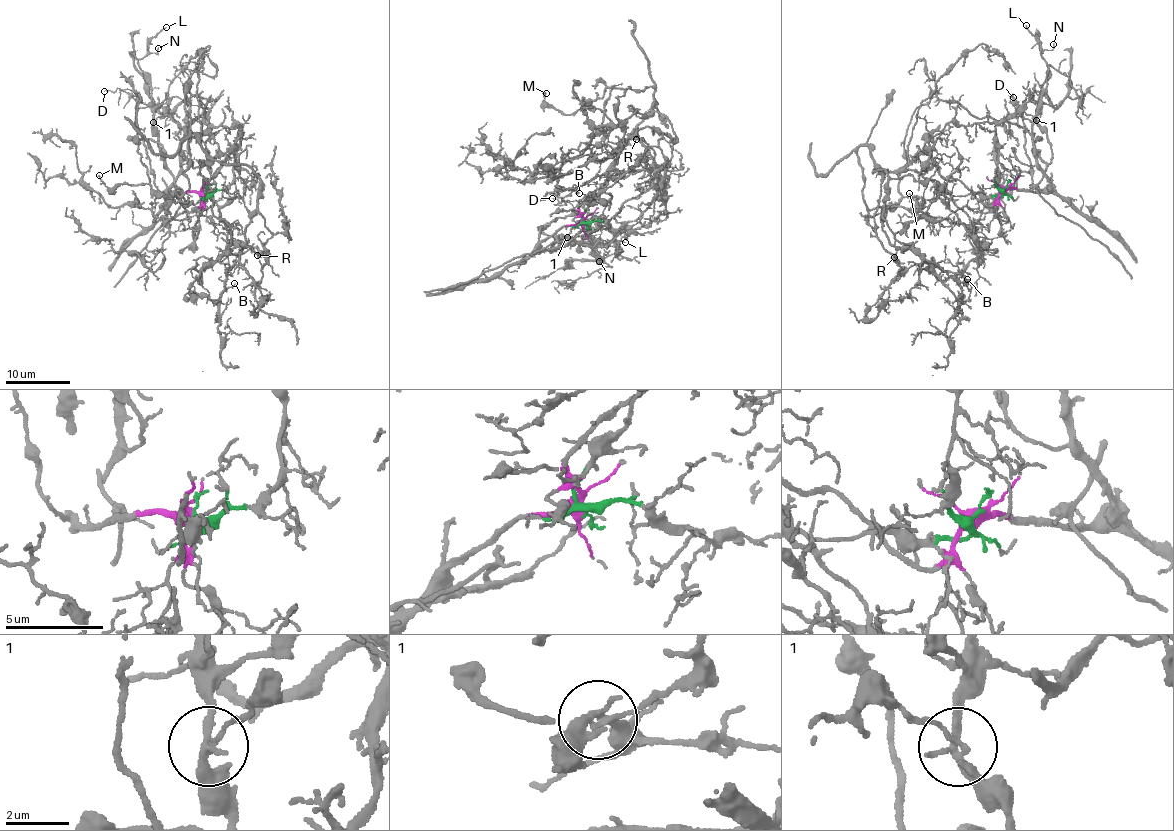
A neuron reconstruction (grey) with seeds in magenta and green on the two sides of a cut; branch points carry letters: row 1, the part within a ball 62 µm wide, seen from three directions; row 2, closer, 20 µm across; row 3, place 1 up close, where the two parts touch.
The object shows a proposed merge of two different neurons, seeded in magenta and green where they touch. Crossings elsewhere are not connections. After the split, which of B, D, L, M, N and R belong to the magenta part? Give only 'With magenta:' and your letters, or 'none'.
With magenta: D, L, N

